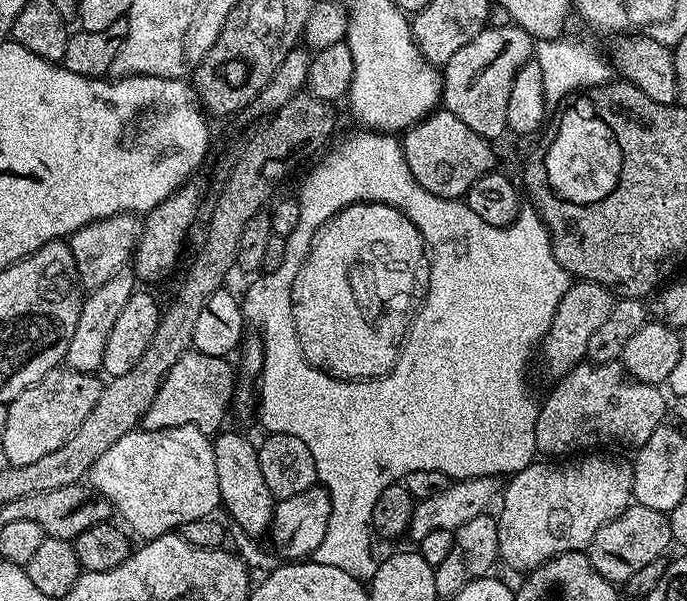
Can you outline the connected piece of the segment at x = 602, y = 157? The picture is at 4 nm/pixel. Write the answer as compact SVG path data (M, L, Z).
M570 110L563 114L551 145L545 147L545 168L549 184L567 203L593 204L608 197L621 176L621 146L608 123L594 114Z

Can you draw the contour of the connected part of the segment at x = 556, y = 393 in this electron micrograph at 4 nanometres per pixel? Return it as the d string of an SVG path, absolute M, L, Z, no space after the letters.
M581 362L553 384L556 385L549 390L548 397L542 400L536 414L536 451L543 455L545 452L548 455L545 457L548 458L568 458L585 450L641 448L646 438L650 438L650 434L654 434L654 430L665 423L664 411L667 408L669 411L670 408L669 401L668 404L664 401L665 393L657 385L635 380L633 376L628 375L623 363L620 362L611 364Z

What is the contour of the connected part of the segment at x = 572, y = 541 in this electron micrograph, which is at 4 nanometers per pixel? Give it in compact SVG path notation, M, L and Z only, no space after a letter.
M588 454L583 458L569 459L567 462L533 462L515 473L507 481L502 492L502 503L499 505L500 560L512 568L517 568L520 574L527 574L558 554L584 552L591 544L594 534L598 534L600 527L622 514L629 504L633 503L631 463L627 459L611 460L608 456L611 455Z

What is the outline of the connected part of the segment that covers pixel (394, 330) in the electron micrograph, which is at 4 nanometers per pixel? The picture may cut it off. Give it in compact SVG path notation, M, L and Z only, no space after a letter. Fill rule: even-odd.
M351 204L332 216L315 232L308 257L294 282L294 330L304 356L321 372L327 372L338 380L375 380L378 376L385 376L400 356L401 345L398 342L406 336L405 329L400 329L400 316L390 318L379 330L364 324L358 293L347 286L349 265L360 256L368 256L366 250L375 240L392 240L396 248L398 295L395 299L403 302L406 298L422 304L424 295L428 293L432 269L427 247L417 227L388 204Z

